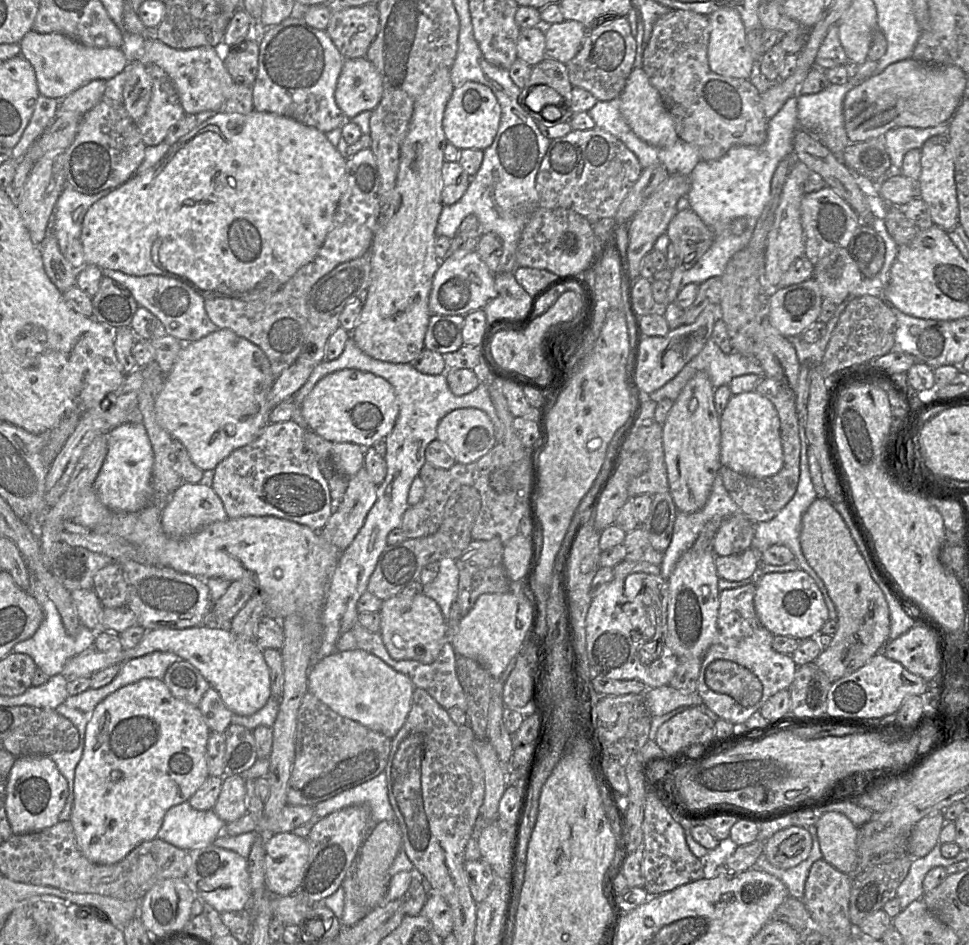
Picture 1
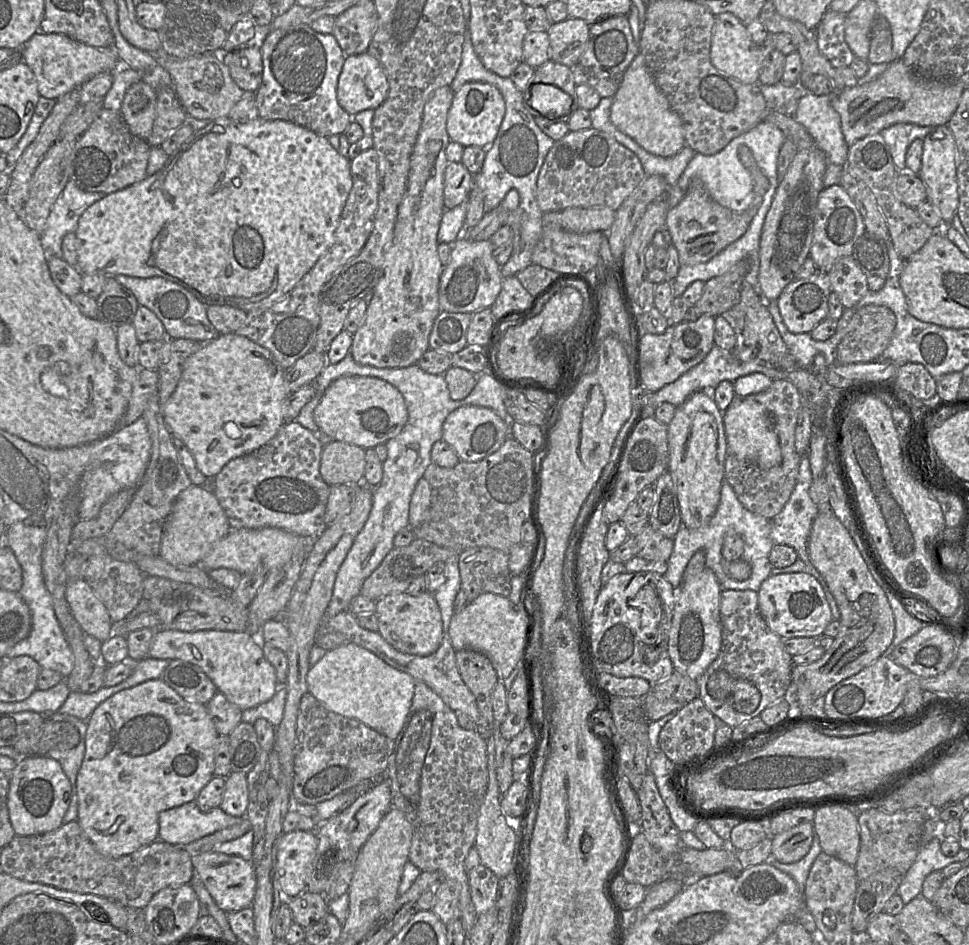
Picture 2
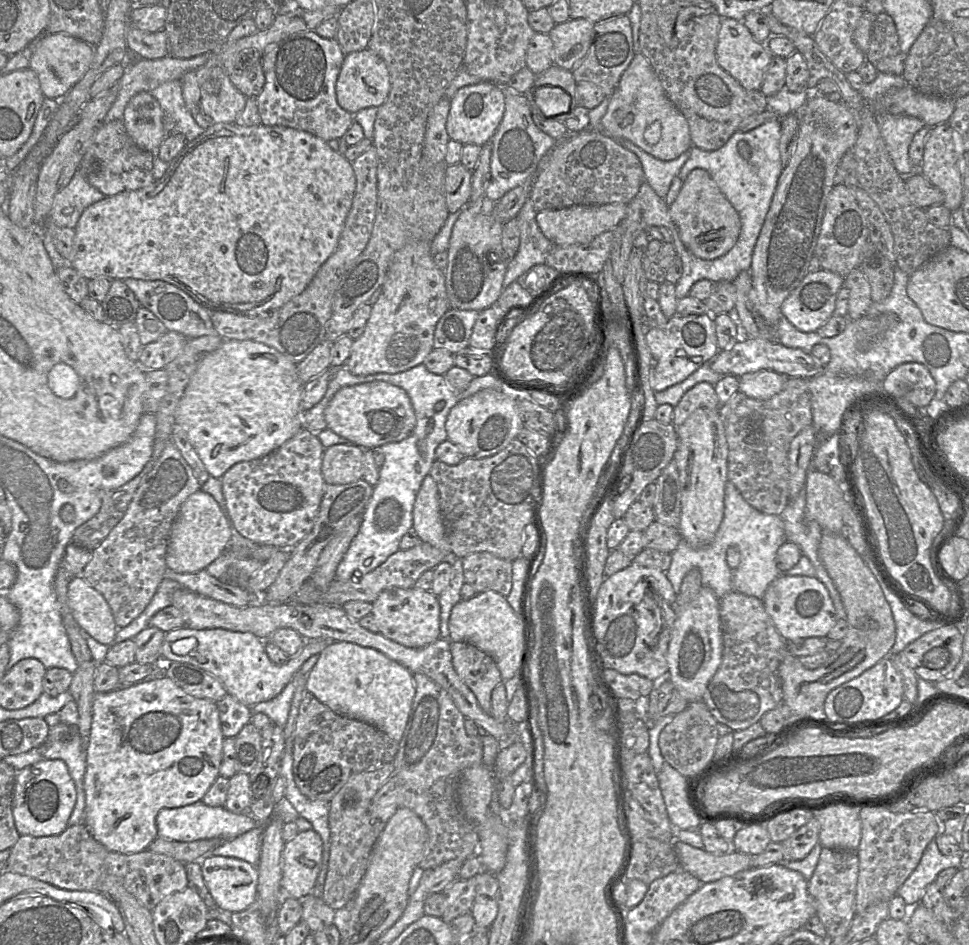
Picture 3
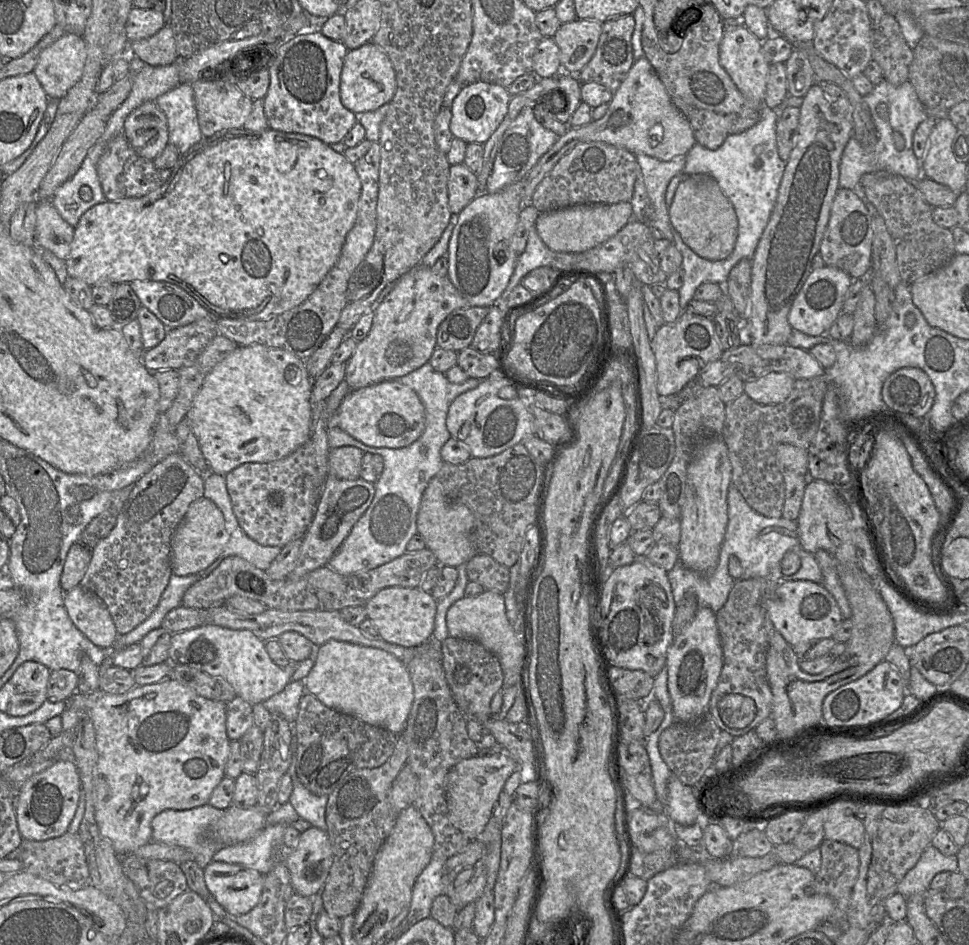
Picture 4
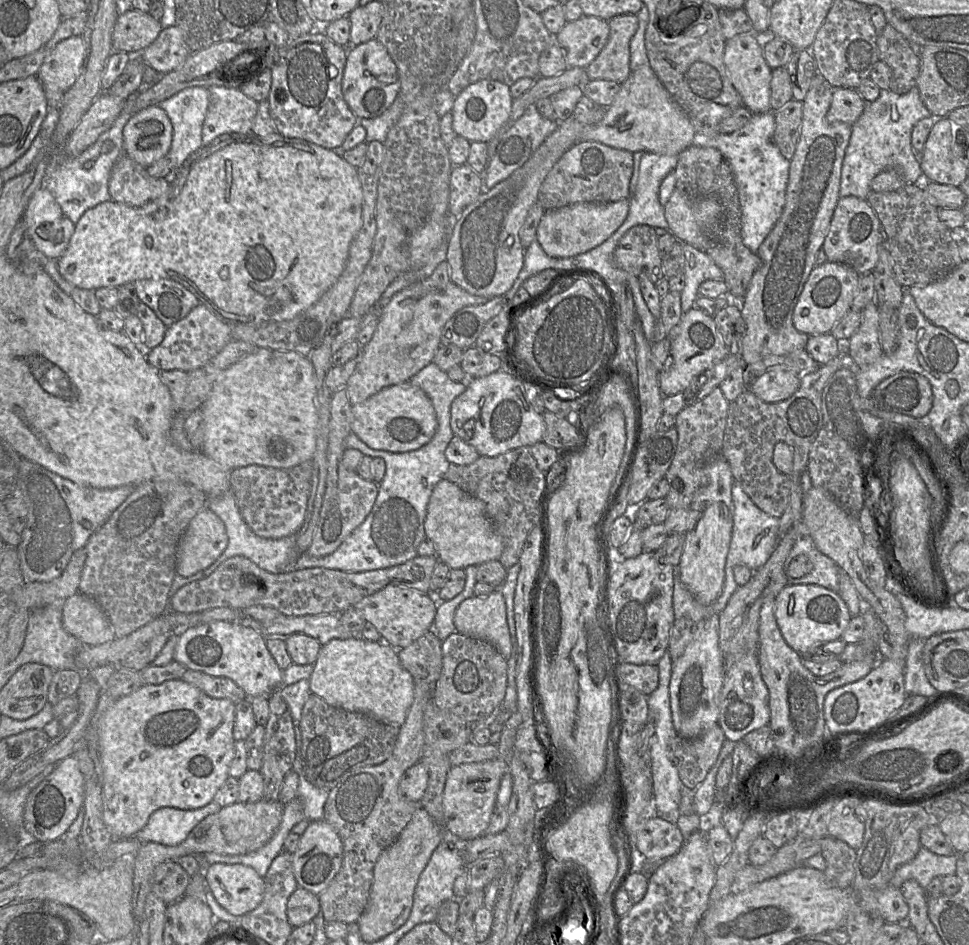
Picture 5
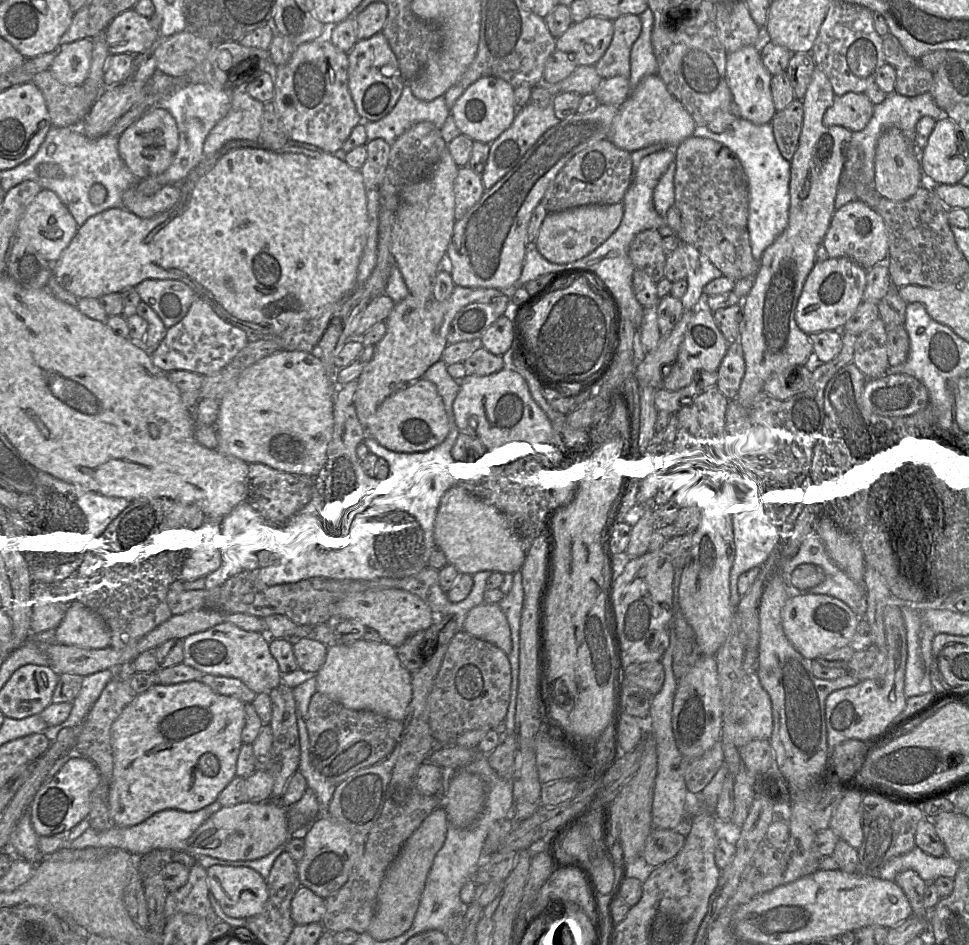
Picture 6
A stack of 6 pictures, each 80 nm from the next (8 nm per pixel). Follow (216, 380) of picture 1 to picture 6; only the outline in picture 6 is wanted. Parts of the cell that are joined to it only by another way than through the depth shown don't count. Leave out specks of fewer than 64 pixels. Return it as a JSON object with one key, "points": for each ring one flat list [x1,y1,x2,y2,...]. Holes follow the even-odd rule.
{"points":[[281,350,272,355,262,358,245,369,236,381,233,388,229,389,219,401,219,413,215,422,217,435,216,451,227,456,236,457,249,464,263,464,277,471,290,474,317,477,326,463,326,451,332,438,333,431,333,405,335,391,338,385,333,384,325,371,322,361,311,353,304,351]]}

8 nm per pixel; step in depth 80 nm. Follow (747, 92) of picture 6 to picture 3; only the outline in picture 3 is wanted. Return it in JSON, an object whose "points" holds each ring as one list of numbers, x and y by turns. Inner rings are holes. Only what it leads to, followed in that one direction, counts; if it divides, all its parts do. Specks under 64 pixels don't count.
{"points":[[722,18,716,46,716,58,719,66,748,90,760,90,766,69,771,60,767,43,757,41,743,21]]}

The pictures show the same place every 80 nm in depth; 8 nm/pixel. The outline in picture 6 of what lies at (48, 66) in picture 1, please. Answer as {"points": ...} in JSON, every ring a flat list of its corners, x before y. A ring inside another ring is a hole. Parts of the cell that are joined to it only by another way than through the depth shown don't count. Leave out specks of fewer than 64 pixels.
{"points":[[81,39,63,45,49,71,64,85,82,85,89,74,92,51,92,39]]}

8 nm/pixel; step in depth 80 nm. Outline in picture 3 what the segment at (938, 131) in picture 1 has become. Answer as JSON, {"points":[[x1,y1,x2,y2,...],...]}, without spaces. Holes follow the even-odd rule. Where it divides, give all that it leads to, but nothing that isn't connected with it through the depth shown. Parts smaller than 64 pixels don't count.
{"points":[[877,114,875,120,884,139,895,169,902,176,914,172,908,150,914,135,926,124,907,115]]}

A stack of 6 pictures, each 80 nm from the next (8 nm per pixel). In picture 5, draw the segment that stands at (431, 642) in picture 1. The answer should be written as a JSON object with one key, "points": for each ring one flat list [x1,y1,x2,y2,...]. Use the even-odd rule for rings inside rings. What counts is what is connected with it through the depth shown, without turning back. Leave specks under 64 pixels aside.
{"points":[[388,585,363,598,353,608,358,610,367,622,375,626,385,643,395,649,403,649,431,630,437,604,438,601,432,593,423,593,404,586]]}

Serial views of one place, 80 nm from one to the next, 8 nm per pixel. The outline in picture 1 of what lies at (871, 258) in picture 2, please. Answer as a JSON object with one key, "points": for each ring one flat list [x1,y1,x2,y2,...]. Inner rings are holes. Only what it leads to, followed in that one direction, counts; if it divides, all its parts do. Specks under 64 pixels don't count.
{"points":[[861,223,847,248,865,278,873,278,882,269,885,261,885,244,871,225]]}

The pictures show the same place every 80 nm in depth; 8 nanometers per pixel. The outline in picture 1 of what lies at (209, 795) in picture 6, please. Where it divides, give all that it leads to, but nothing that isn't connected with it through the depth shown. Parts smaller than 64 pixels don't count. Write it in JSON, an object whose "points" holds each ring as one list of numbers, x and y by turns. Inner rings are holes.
{"points":[[147,678,125,686,103,699,89,715,85,732,85,746,74,775,74,800,70,822,79,849,90,861,97,864,114,864,125,858,135,847,157,837,165,813,169,808,188,801,208,778,206,745,211,731,206,725,197,705,175,698,164,681]]}

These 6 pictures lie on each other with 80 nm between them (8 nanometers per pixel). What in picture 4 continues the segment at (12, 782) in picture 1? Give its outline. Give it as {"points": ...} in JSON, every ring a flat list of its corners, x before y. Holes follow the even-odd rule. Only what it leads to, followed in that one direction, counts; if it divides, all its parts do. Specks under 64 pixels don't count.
{"points":[[56,759,44,771,27,779,19,788,16,800,16,819,23,839,43,841,68,831,81,796,81,781,75,762]]}

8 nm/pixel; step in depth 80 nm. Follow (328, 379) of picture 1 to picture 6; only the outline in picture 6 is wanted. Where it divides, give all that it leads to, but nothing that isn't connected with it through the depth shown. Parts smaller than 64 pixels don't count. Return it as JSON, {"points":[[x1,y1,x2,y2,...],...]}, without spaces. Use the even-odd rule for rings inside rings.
{"points":[[421,378,393,393,377,408,365,432,366,438,373,438,385,449,400,455,419,454,439,446,449,432,449,423,436,386,432,382]]}

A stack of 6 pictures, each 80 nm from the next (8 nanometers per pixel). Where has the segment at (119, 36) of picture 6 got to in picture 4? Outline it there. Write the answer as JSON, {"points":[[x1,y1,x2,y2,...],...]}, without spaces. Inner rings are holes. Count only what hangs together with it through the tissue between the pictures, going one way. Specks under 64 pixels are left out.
{"points":[[133,7,126,22,126,35,130,42,149,38,165,24,163,12]]}

